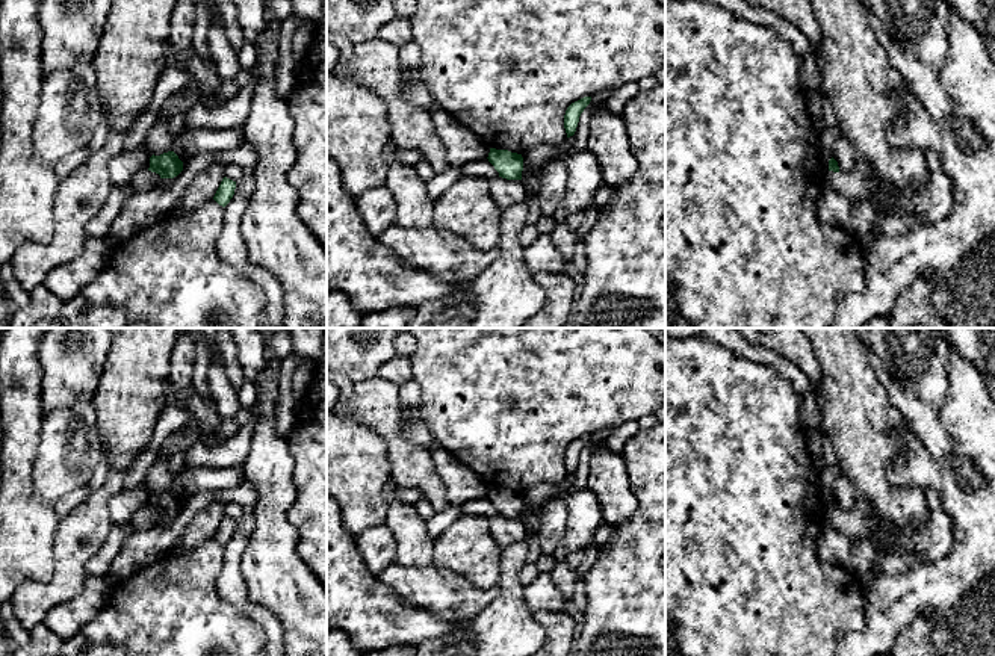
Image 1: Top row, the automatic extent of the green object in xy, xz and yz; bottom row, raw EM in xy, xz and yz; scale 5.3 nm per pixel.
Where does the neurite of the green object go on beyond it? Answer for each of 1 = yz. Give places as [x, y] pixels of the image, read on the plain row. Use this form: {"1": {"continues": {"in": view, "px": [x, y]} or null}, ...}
{"1": {"continues": null}}

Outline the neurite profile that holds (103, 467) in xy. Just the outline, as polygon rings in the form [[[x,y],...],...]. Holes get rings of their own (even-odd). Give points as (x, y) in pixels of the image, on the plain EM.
[[[101,449],[100,461],[97,464],[97,469],[95,469],[95,472],[92,473],[92,476],[89,478],[89,481],[86,484],[89,493],[103,485],[109,472],[110,472],[109,450]]]

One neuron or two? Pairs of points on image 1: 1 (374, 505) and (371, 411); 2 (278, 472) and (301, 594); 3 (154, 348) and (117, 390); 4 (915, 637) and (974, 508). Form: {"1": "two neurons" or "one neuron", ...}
{"1": "two neurons", "2": "one neuron", "3": "one neuron", "4": "two neurons"}

